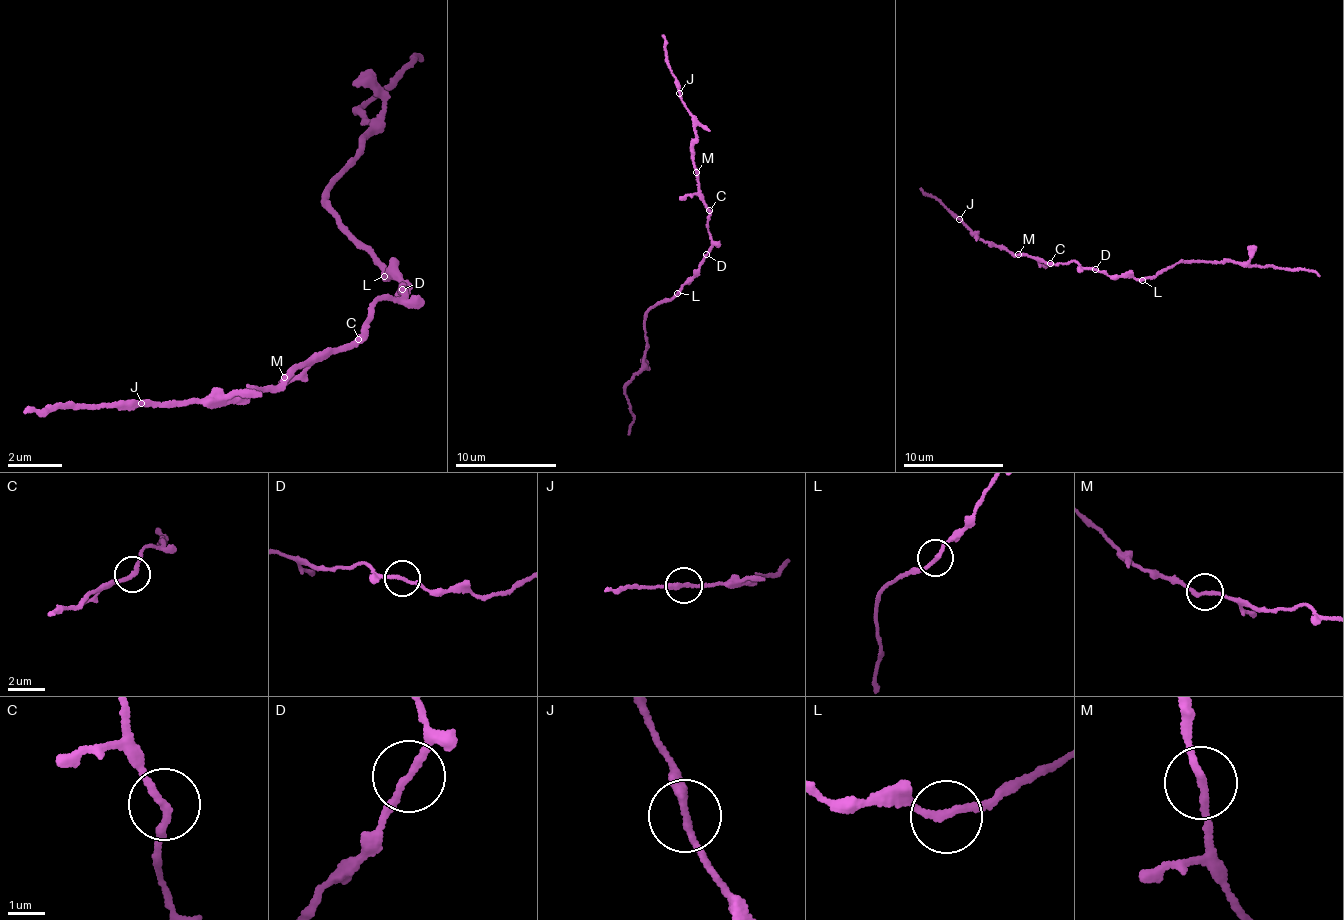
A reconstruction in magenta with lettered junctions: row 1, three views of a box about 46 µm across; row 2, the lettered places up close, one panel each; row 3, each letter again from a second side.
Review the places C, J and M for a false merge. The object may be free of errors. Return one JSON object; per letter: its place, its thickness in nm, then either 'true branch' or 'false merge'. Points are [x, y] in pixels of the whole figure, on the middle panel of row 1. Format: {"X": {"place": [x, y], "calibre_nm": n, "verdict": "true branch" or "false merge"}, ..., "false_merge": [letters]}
{"C": {"place": [709, 210], "calibre_nm": 200, "verdict": "true branch"}, "J": {"place": [679, 93], "calibre_nm": 220, "verdict": "true branch"}, "M": {"place": [696, 172], "calibre_nm": 200, "verdict": "true branch"}, "false_merge": []}

